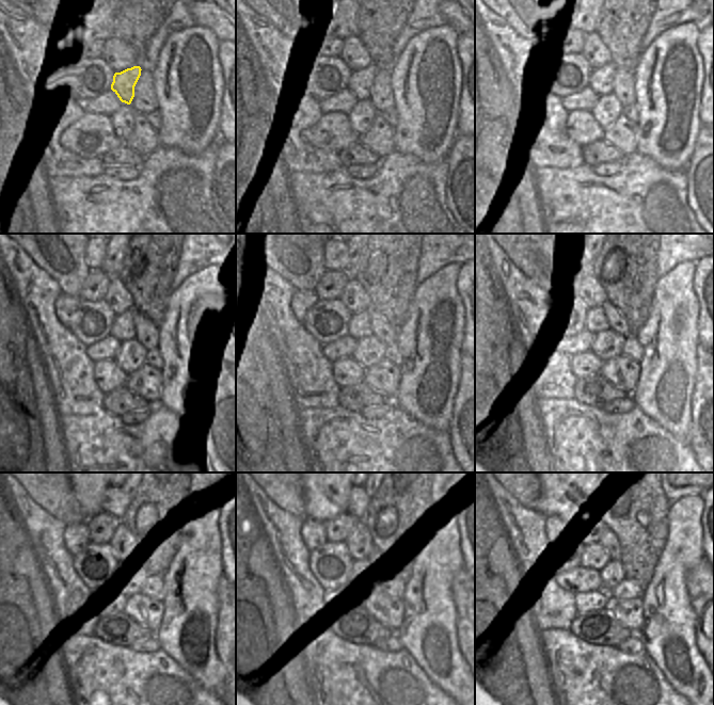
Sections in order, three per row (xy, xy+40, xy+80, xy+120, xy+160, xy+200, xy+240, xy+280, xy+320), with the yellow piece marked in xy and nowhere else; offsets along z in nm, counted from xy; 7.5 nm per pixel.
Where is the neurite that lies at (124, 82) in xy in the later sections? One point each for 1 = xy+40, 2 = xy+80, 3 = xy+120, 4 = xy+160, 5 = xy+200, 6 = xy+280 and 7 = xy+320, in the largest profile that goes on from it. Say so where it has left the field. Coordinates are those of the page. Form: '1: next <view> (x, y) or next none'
1: next xy+40 (361, 81)
2: next xy+80 (601, 80)
3: next xy+120 (123, 327)
4: next xy+160 (360, 326)
5: next xy+200 (598, 322)
6: next xy+280 (360, 564)
7: next xy+320 (594, 556)

